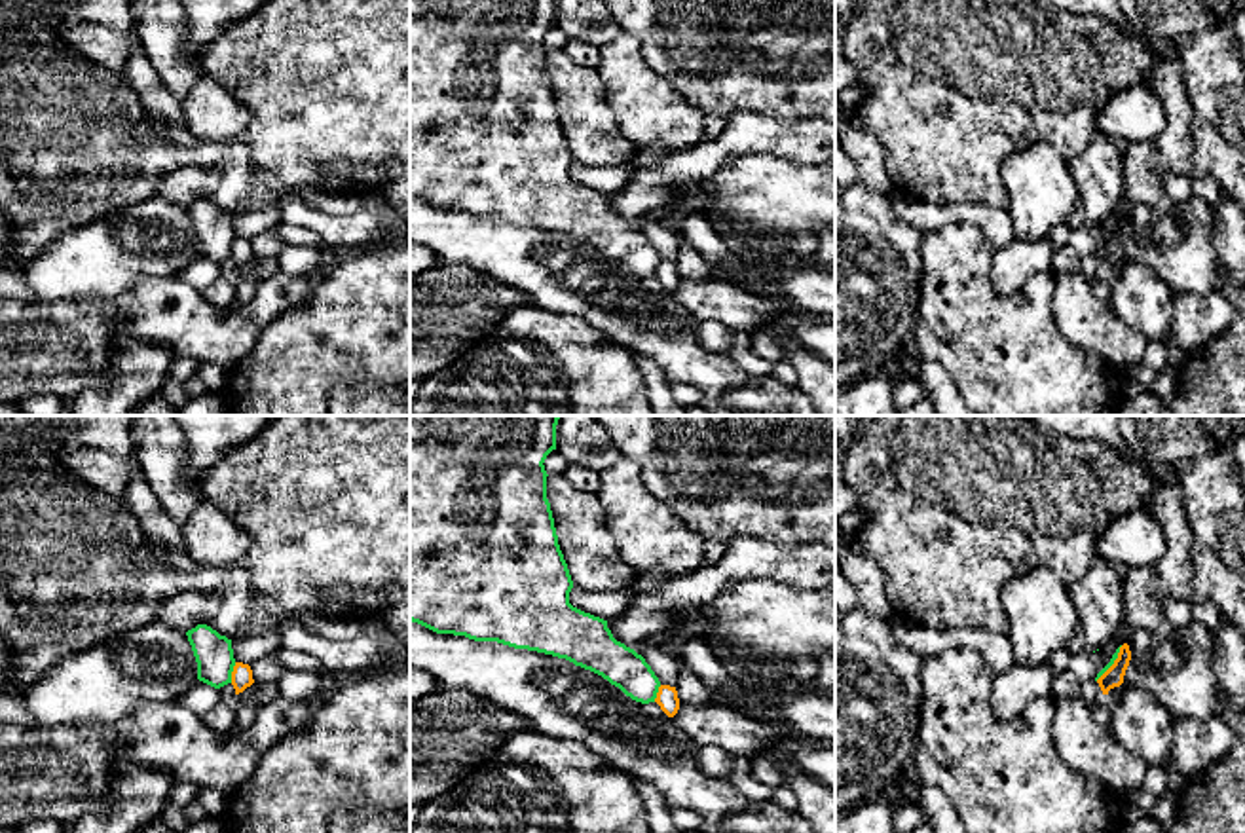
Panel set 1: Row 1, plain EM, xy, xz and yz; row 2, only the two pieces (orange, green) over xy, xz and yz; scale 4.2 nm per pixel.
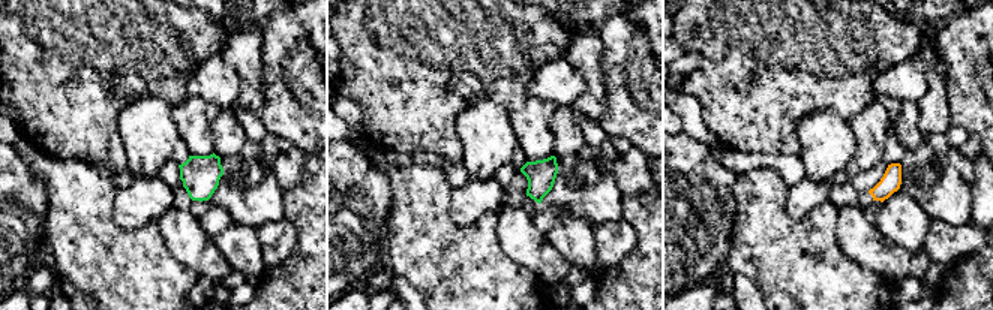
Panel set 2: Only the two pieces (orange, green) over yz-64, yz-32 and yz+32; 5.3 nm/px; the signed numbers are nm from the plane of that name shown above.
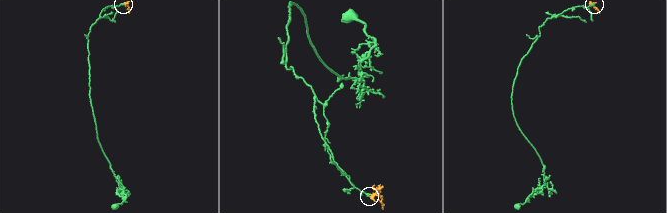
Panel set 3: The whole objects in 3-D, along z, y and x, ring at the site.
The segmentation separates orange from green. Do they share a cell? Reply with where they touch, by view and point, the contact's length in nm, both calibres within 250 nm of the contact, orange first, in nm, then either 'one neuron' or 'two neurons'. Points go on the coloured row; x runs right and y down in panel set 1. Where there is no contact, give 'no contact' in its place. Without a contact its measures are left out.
contact xy (232, 672); length 90 nm; calibres 90 and 160 nm; two neurons

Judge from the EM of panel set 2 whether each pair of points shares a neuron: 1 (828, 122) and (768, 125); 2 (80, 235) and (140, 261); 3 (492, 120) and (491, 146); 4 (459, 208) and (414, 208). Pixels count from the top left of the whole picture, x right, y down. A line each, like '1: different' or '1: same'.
1: different
2: same
3: same
4: different

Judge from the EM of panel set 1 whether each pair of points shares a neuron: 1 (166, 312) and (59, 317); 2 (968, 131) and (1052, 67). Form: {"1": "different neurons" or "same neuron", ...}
{"1": "same neuron", "2": "same neuron"}

